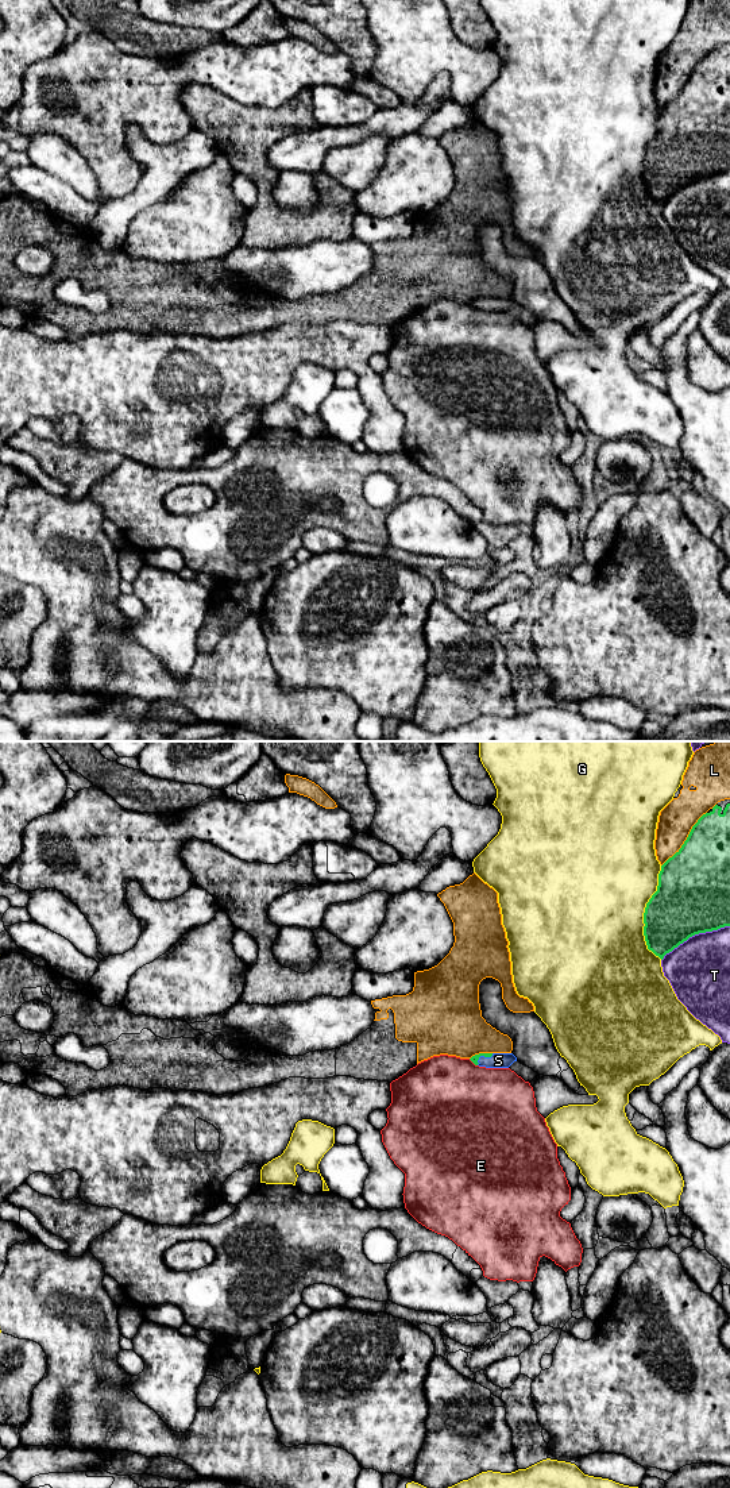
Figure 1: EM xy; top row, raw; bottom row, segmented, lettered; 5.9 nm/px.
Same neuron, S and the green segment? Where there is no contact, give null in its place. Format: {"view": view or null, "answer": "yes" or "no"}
{"view": "xy", "answer": "yes"}

